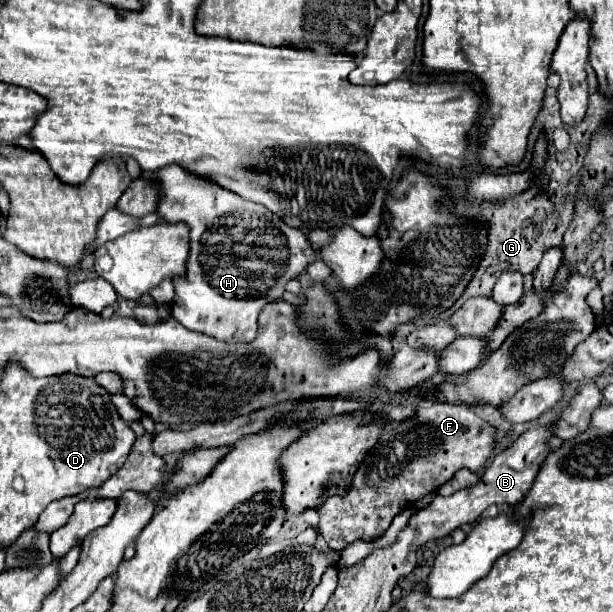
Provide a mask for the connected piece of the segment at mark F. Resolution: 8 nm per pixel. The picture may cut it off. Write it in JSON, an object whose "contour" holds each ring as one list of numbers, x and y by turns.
{"contour":[[429,404,417,408,417,416,397,422,393,424,393,428,385,428,377,446,365,456,361,468,357,470,349,492,345,496,329,498,321,508,317,508,319,534,333,550,343,550,353,540,373,540,381,536,401,510,409,508,413,500,433,494,441,484,451,480,457,470,461,468,469,468,473,472,481,470,495,448,495,434,497,430,489,422,479,418,471,406]]}

